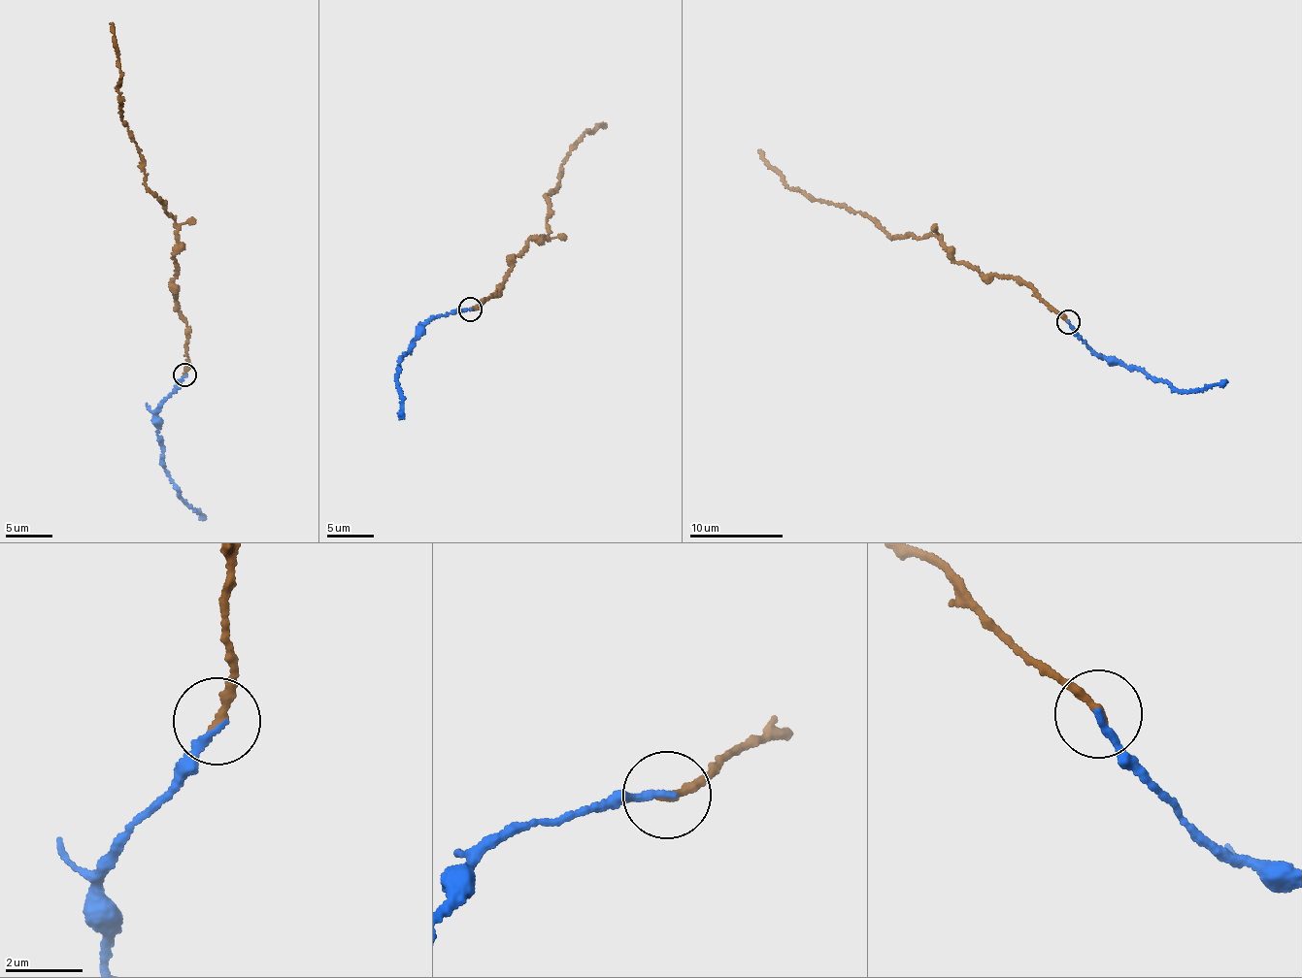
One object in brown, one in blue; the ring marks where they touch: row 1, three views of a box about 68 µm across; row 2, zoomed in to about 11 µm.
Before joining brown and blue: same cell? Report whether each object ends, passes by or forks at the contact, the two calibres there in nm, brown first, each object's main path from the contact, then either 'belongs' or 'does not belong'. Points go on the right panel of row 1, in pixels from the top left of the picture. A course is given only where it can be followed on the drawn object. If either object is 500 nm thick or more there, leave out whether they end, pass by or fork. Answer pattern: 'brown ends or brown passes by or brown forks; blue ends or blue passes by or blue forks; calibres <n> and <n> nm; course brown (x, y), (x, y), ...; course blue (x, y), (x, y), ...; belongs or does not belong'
brown ends; blue ends; calibres 260 and 160 nm; course brown (1069, 321), (1020, 280), (984, 277), (958, 264), (933, 235), (889, 236), (844, 206), (812, 201), (759, 151); course blue (1069, 323), (1087, 345), (1106, 359), (1115, 358), (1128, 367), (1139, 367), (1178, 390), (1200, 390), (1227, 381); belongs

